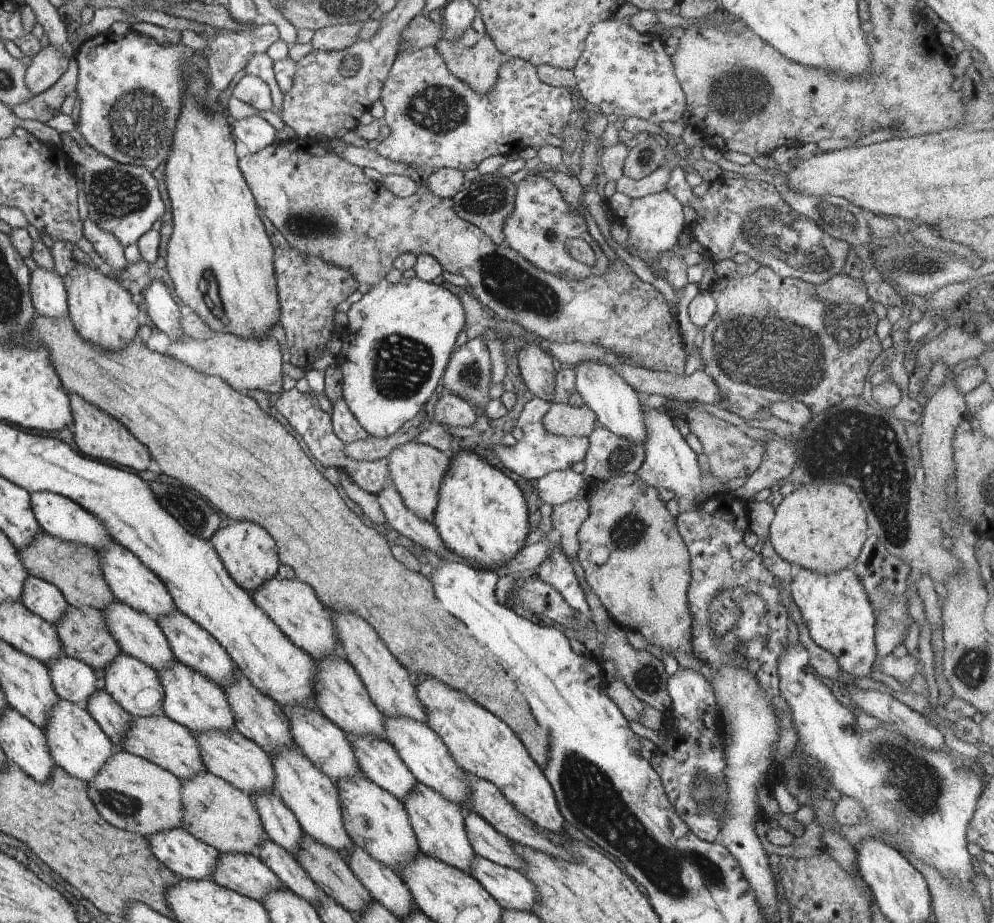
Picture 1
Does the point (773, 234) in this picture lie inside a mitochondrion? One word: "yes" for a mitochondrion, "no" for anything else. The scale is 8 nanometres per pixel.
yes

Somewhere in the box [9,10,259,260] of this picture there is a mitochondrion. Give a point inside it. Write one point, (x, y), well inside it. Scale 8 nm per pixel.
(139, 124)

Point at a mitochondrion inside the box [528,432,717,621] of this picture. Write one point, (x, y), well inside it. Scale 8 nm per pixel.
(626, 533)

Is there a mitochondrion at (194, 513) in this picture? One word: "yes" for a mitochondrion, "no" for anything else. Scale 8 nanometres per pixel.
yes

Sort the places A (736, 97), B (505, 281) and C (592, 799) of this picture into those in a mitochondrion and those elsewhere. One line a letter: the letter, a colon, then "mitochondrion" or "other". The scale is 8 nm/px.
A: mitochondrion
B: mitochondrion
C: mitochondrion

